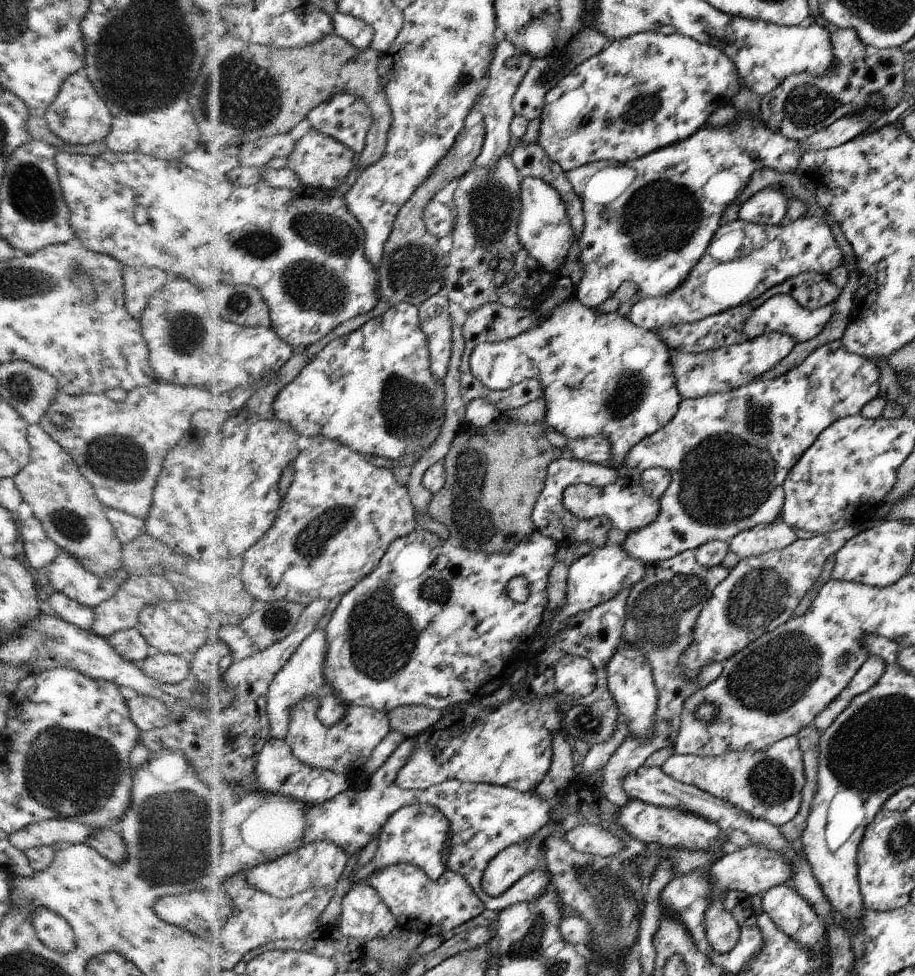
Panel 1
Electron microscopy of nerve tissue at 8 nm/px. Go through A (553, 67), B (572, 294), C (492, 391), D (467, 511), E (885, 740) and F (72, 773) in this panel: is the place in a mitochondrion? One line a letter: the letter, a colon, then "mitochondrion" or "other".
A: mitochondrion
B: other
C: other
D: mitochondrion
E: mitochondrion
F: mitochondrion

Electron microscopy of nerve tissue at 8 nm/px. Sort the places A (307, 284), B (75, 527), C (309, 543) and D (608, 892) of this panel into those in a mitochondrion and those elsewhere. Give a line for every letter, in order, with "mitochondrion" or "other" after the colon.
A: mitochondrion
B: mitochondrion
C: mitochondrion
D: mitochondrion

